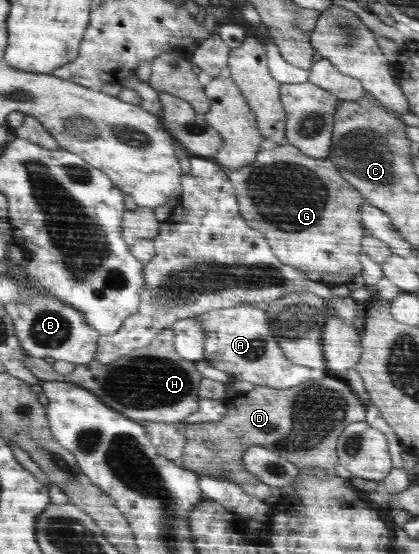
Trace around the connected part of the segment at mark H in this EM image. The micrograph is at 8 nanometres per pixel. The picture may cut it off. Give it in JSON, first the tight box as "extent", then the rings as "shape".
{"extent":[24,329,201,423],"shape":[[[166,329],[161,332],[151,346],[132,351],[115,362],[101,364],[91,360],[89,364],[80,364],[69,374],[58,373],[44,358],[28,356],[24,364],[41,381],[59,381],[73,383],[96,393],[96,397],[109,408],[136,422],[180,423],[200,409],[199,380],[201,373],[196,370],[194,361],[185,360],[176,352],[174,332]]]}

